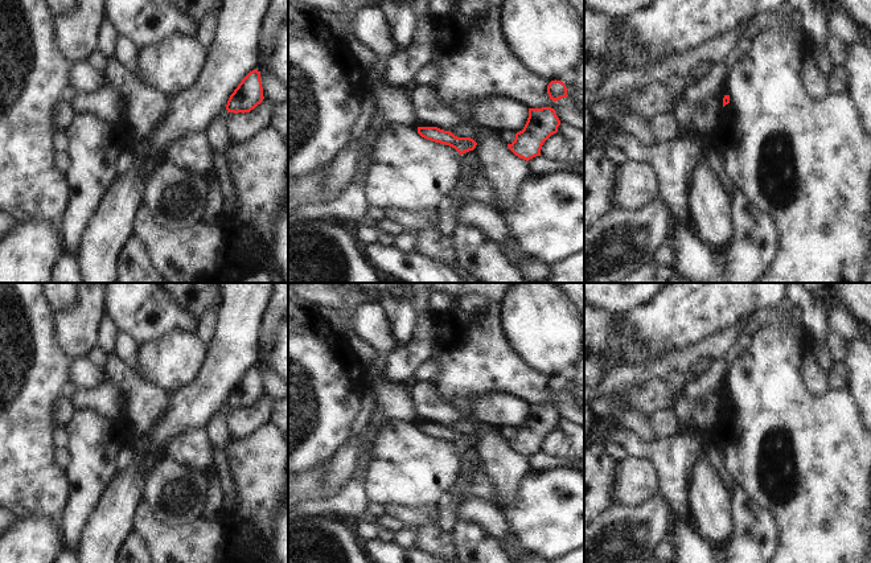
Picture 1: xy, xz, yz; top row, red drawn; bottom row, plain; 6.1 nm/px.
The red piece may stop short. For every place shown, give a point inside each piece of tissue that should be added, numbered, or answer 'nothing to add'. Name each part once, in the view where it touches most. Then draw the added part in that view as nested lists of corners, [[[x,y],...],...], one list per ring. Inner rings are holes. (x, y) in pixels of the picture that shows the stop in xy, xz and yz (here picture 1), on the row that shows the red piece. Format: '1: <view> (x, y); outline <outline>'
nothing to add

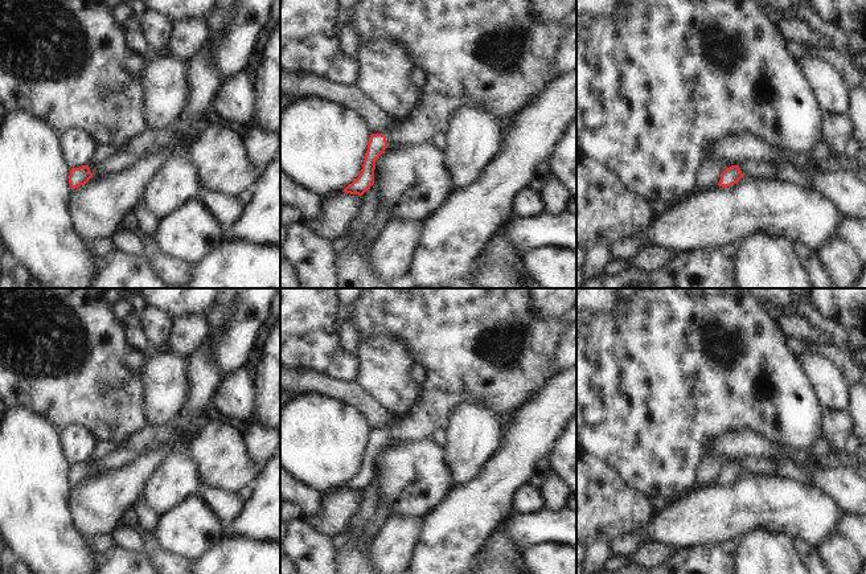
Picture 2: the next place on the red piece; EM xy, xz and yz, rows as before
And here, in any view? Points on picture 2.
1: xz (492, 52); outline [[[357,0],[348,25],[360,42],[383,37],[402,45],[414,67],[424,73],[416,110],[405,120],[393,120],[385,135],[389,145],[430,143],[434,135],[447,131],[452,115],[469,101],[485,106],[498,119],[504,134],[512,115],[555,78],[549,66],[571,28],[570,24],[535,21],[529,0]]]

